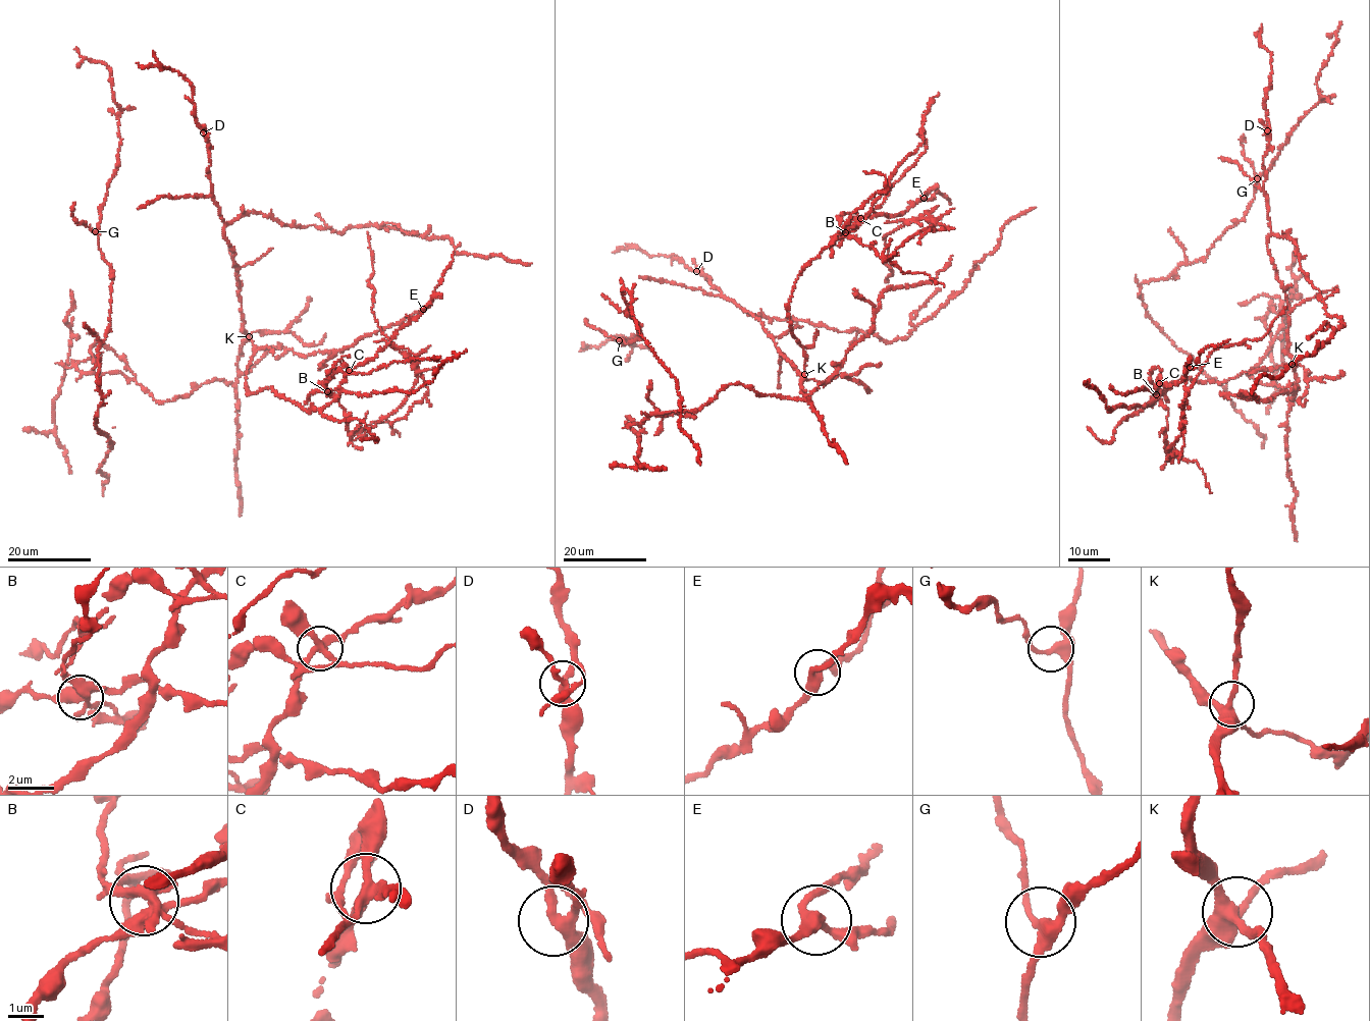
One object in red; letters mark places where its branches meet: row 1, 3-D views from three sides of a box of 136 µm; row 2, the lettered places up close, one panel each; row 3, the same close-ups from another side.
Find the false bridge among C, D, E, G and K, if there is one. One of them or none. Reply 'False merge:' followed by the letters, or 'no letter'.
False merge: C

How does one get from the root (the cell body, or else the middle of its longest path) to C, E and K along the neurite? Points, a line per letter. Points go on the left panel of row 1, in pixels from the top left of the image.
C: (96, 335), (157, 400), (234, 383), (248, 337), (248, 393), (272, 388), (313, 411), (349, 370)
E: (96, 335), (163, 401), (234, 383), (248, 337), (248, 393), (272, 388), (313, 411), (423, 309)
K: (96, 335), (126, 363), (138, 384), (163, 401), (189, 395), (210, 381), (234, 383), (243, 340), (249, 336)

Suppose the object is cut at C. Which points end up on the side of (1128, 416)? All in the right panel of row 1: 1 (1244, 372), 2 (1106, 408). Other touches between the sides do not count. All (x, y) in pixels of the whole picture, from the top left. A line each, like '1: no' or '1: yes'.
1: yes
2: no

